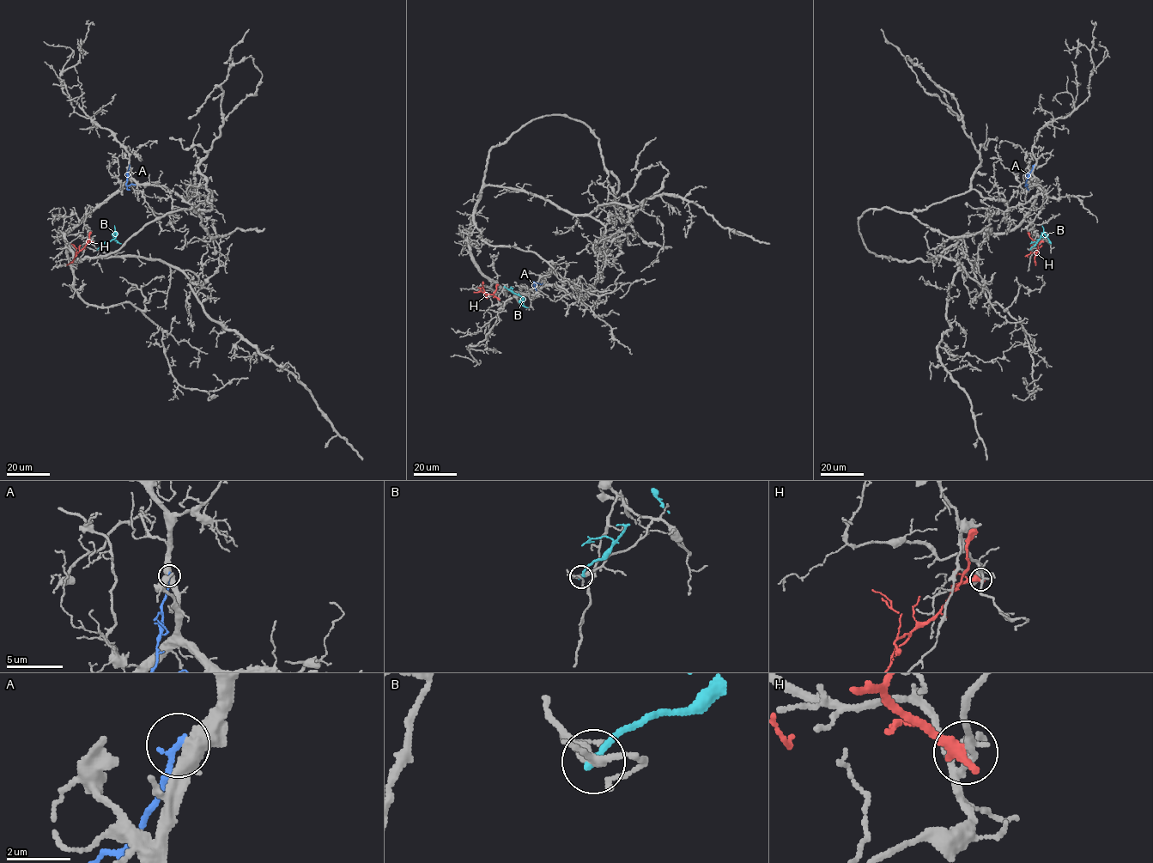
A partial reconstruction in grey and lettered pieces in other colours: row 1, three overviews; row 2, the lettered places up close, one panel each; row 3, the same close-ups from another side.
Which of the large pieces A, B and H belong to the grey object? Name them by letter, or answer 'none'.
none

